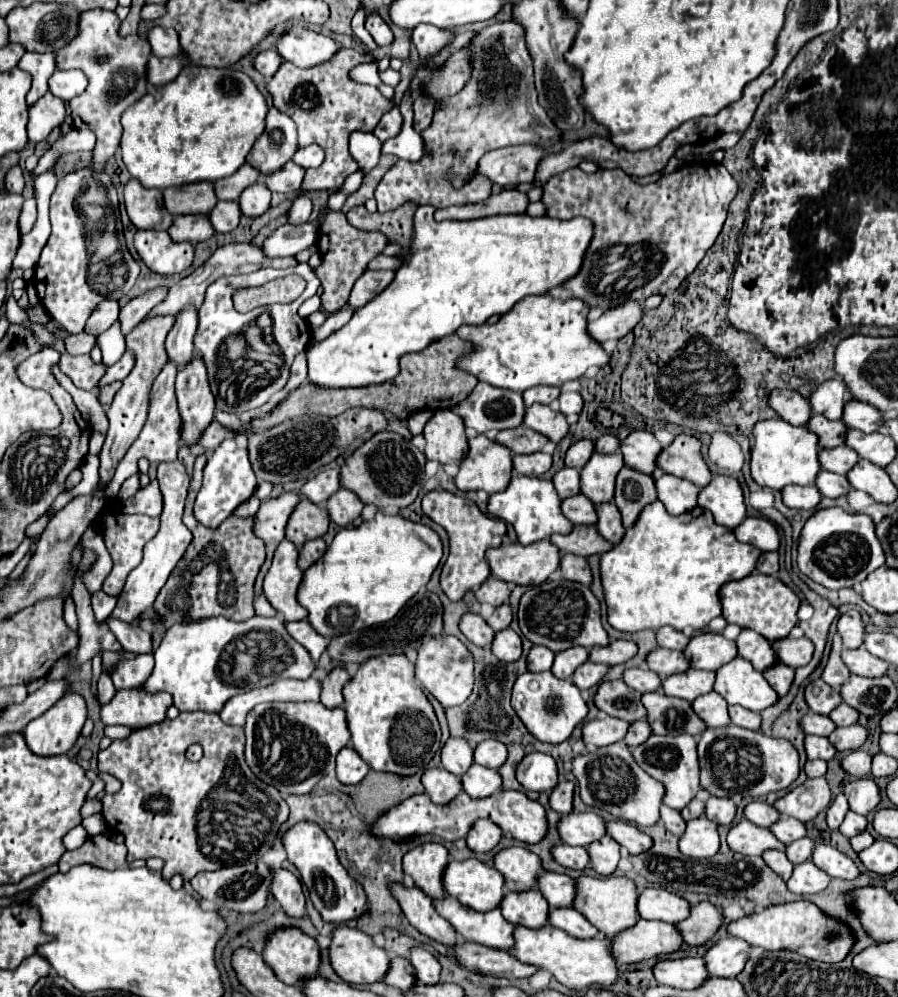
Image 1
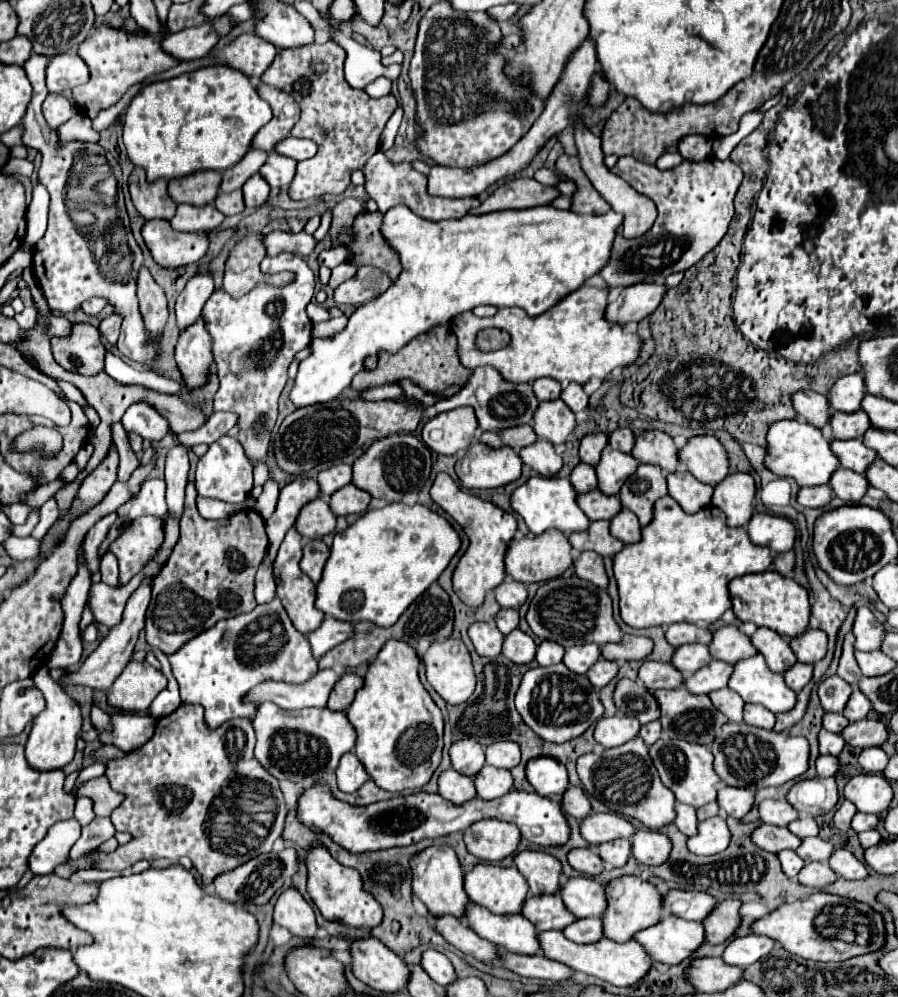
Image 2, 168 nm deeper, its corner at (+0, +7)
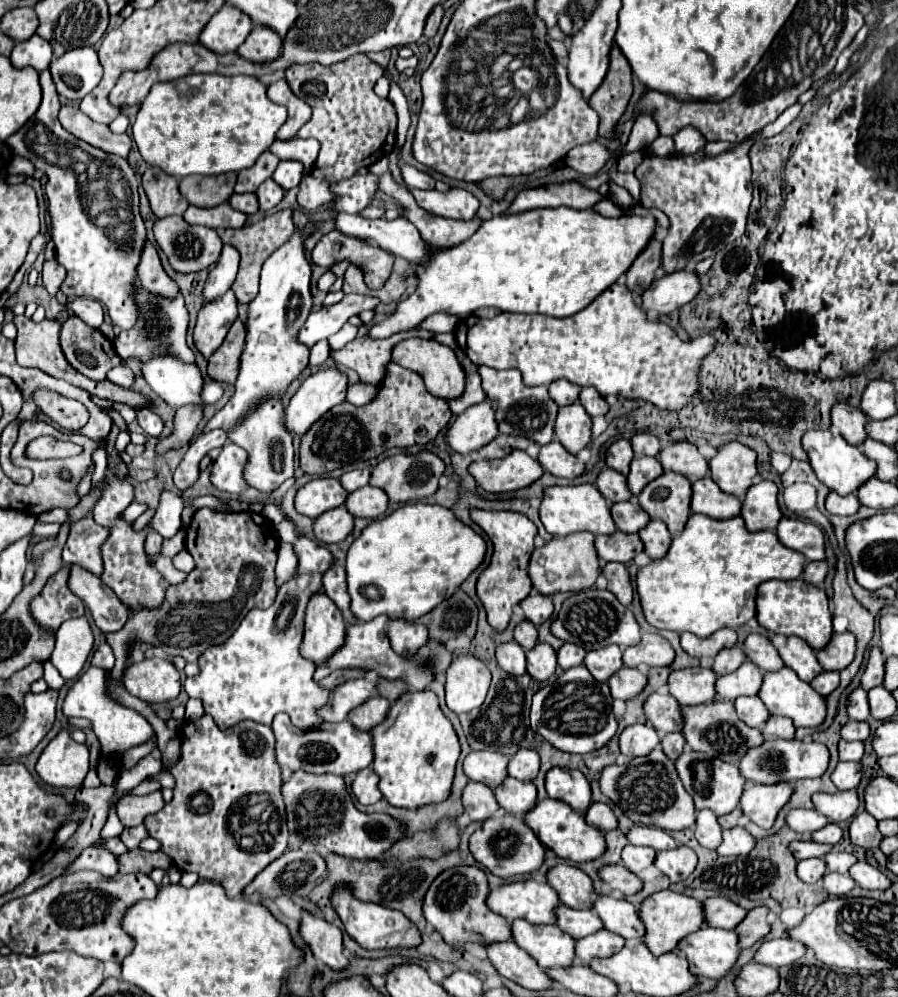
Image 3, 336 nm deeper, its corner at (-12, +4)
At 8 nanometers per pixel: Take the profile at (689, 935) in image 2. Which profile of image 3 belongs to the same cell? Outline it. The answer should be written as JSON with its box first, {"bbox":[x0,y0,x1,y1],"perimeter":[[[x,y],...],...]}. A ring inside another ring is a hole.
{"bbox":[680,925,738,981],"perimeter":[[[704,925],[698,933],[692,933],[682,941],[680,951],[690,961],[692,973],[718,981],[732,973],[732,967],[738,961],[738,933]]]}

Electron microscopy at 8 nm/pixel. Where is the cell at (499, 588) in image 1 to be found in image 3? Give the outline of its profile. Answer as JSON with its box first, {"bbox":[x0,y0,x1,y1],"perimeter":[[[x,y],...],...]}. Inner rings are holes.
{"bbox":[522,591,554,625],"perimeter":[[[532,591],[532,595],[526,601],[522,601],[522,609],[524,609],[526,619],[532,621],[534,625],[540,625],[540,623],[548,621],[554,613],[552,599],[540,595],[538,591]]]}

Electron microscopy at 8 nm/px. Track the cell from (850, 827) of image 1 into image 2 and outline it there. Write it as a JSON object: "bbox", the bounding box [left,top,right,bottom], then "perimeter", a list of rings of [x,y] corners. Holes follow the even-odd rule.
{"bbox":[850,812,878,832],"perimeter":[[[856,812],[850,826],[854,832],[864,832],[864,830],[872,830],[878,824],[878,816],[876,814],[866,814],[866,812]]]}

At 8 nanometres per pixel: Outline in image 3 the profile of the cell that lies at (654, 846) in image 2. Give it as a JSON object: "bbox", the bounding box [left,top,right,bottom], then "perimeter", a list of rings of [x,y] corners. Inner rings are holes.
{"bbox":[654,845,698,883],"perimeter":[[[680,845],[678,849],[670,849],[670,851],[660,851],[654,865],[672,881],[672,883],[680,883],[684,879],[688,879],[692,875],[692,871],[696,869],[698,857],[690,847]]]}

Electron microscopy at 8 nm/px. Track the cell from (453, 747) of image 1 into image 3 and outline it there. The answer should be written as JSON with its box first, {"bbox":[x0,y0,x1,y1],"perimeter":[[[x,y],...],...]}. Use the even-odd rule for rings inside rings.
{"bbox":[464,751,508,789],"perimeter":[[[472,751],[464,759],[464,773],[470,781],[484,783],[490,789],[496,789],[508,777],[506,771],[508,757],[494,751]]]}

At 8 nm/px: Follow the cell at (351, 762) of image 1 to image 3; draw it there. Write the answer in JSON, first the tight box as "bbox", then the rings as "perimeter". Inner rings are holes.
{"bbox":[352,769,382,805],"perimeter":[[[362,769],[356,775],[352,783],[352,791],[362,805],[372,805],[382,799],[382,793],[378,789],[378,775],[372,769]]]}

